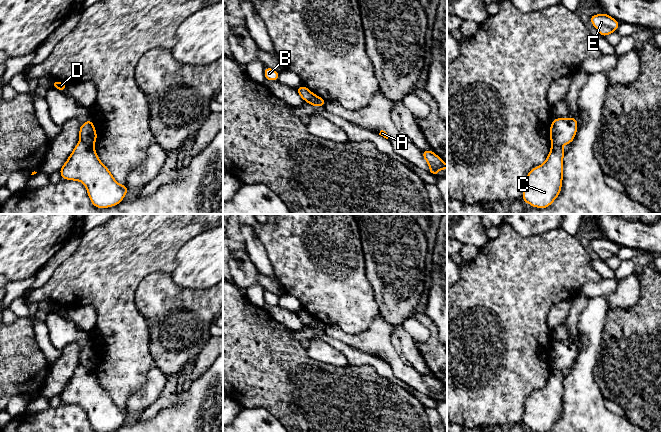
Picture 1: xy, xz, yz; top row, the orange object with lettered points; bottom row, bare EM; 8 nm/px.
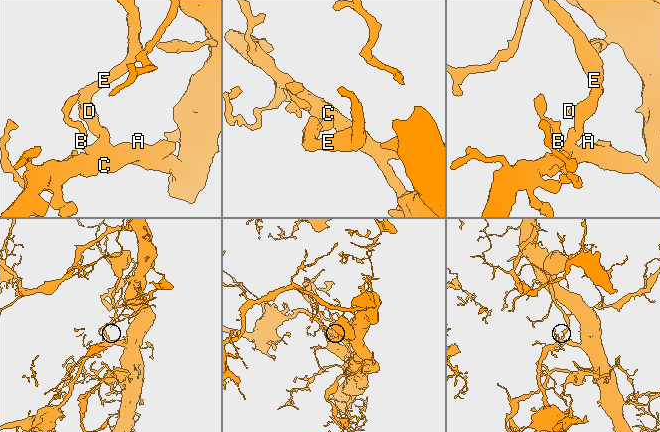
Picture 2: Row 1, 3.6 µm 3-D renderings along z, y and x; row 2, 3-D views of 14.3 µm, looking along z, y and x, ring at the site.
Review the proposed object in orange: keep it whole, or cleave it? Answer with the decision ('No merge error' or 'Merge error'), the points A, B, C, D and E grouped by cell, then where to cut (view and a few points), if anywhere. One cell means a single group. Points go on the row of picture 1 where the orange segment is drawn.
Merge error. Groups: A B C / D E. Split along xy (80, 140), (92, 145)

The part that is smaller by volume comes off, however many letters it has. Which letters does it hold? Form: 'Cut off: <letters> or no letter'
Cut off: D, E

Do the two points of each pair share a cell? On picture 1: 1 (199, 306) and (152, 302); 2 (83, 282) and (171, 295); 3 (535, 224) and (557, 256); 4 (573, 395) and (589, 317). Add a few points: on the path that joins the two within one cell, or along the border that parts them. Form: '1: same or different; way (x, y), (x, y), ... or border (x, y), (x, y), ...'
1: same; way (187, 306), (164, 304)
2: different; border (152, 273), (135, 292), (140, 313)
3: different; border (558, 226), (530, 236), (520, 236), (517, 233)
4: same; way (581, 376), (587, 354), (592, 347), (592, 336)

